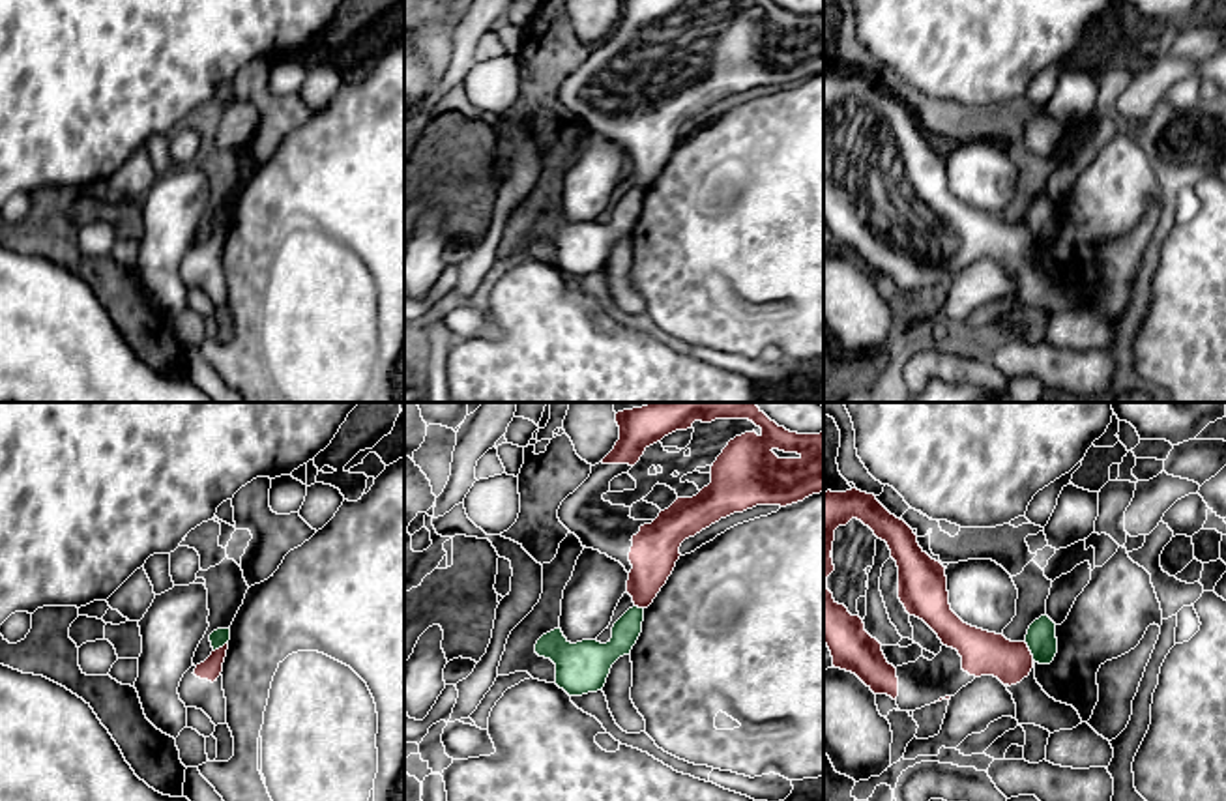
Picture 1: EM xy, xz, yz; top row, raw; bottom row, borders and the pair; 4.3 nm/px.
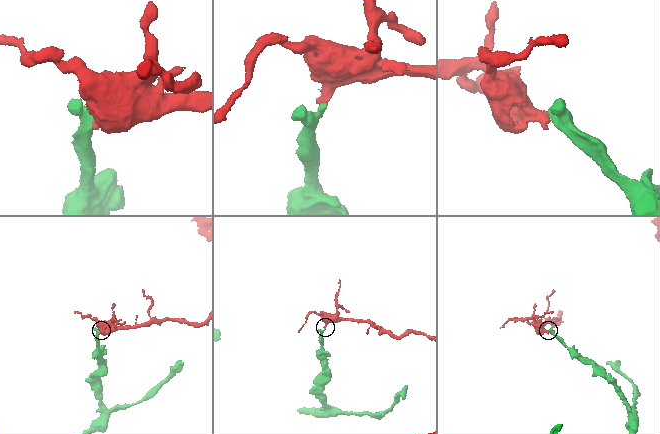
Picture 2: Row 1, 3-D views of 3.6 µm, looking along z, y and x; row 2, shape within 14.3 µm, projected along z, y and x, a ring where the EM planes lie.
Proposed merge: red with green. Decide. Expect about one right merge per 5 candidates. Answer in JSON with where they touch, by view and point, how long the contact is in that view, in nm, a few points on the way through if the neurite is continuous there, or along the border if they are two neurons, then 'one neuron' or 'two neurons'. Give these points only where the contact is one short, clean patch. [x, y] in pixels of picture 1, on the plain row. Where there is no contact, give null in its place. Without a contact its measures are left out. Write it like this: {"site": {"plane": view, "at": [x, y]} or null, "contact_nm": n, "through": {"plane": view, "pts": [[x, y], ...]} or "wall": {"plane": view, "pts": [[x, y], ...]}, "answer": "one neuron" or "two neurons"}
{"site": {"plane": "yz", "at": [1030, 233]}, "contact_nm": 90, "wall": {"plane": "yz", "pts": [[1024, 223], [1034, 240]]}, "answer": "two neurons"}

